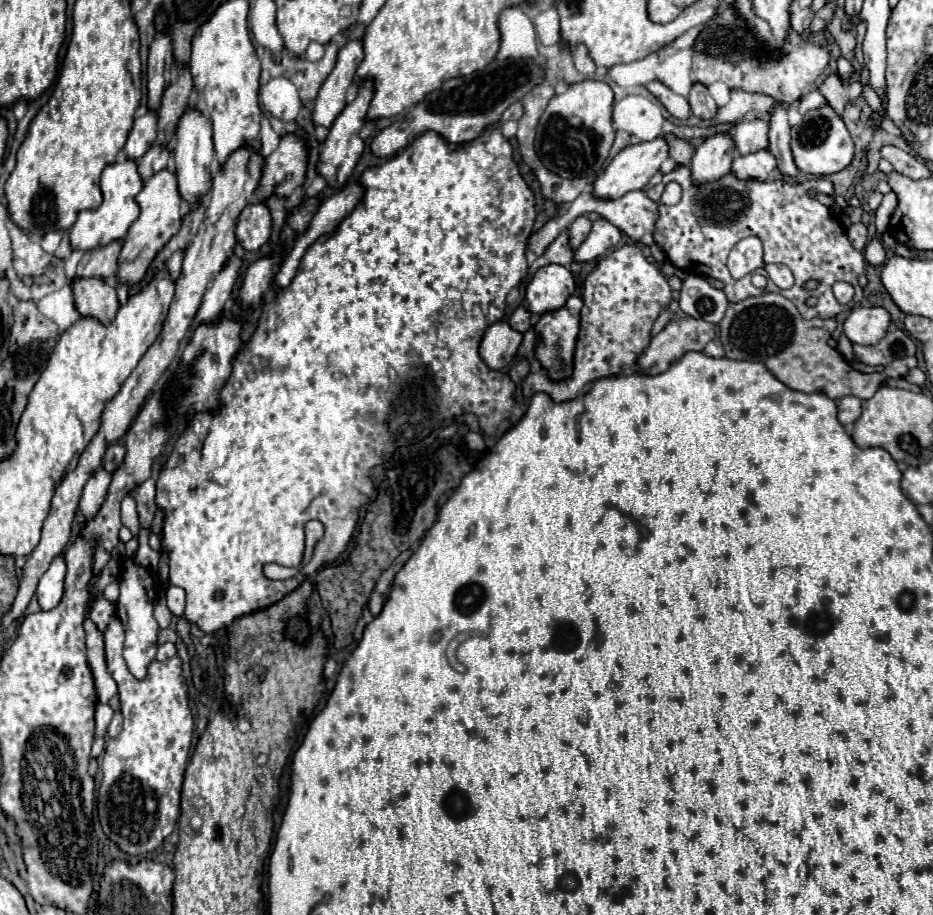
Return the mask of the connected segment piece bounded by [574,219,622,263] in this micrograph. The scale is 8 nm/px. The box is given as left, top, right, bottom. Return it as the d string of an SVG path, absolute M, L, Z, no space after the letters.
M598 219L594 221L586 241L574 251L574 261L584 263L584 261L594 261L598 257L604 257L610 249L614 249L620 243L620 239L622 239L620 229L616 229L606 219Z

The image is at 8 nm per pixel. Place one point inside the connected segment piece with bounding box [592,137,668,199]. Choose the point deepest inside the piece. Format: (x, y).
(631, 169)

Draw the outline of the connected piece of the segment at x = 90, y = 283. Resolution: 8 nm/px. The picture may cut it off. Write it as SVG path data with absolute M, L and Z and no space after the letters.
M78 279L72 285L74 303L82 317L94 317L100 323L112 323L120 307L116 289L100 279Z

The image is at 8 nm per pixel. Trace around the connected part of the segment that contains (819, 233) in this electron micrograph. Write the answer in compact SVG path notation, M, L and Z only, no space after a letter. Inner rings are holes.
M680 165L672 173L664 175L660 185L648 189L650 199L660 203L660 195L664 193L666 183L676 181L682 187L682 199L678 205L666 207L660 203L660 219L656 221L656 233L654 233L658 247L666 253L668 261L674 267L690 275L702 275L722 281L724 293L730 303L738 303L762 293L784 295L798 307L804 319L814 317L828 319L846 309L852 309L856 303L862 301L862 287L856 283L856 277L864 273L864 255L850 245L844 227L838 223L838 219L832 219L830 209L824 207L818 199L810 197L810 191L832 195L834 187L828 179L812 179L794 185L786 181L754 181L754 179L744 183L736 179L732 173L728 173L720 181L696 189L688 187L692 183L692 179L688 177L690 169ZM750 235L762 241L764 263L784 263L790 267L796 279L792 289L784 291L776 287L772 281L768 281L766 289L756 289L750 283L750 275L746 275L742 281L732 281L726 267L726 257L740 239ZM808 279L818 279L820 287L814 291L804 291L802 283ZM836 281L846 281L856 289L852 303L840 305L836 301L836 297L832 295L832 285ZM808 297L816 297L816 305L808 307L806 305Z

